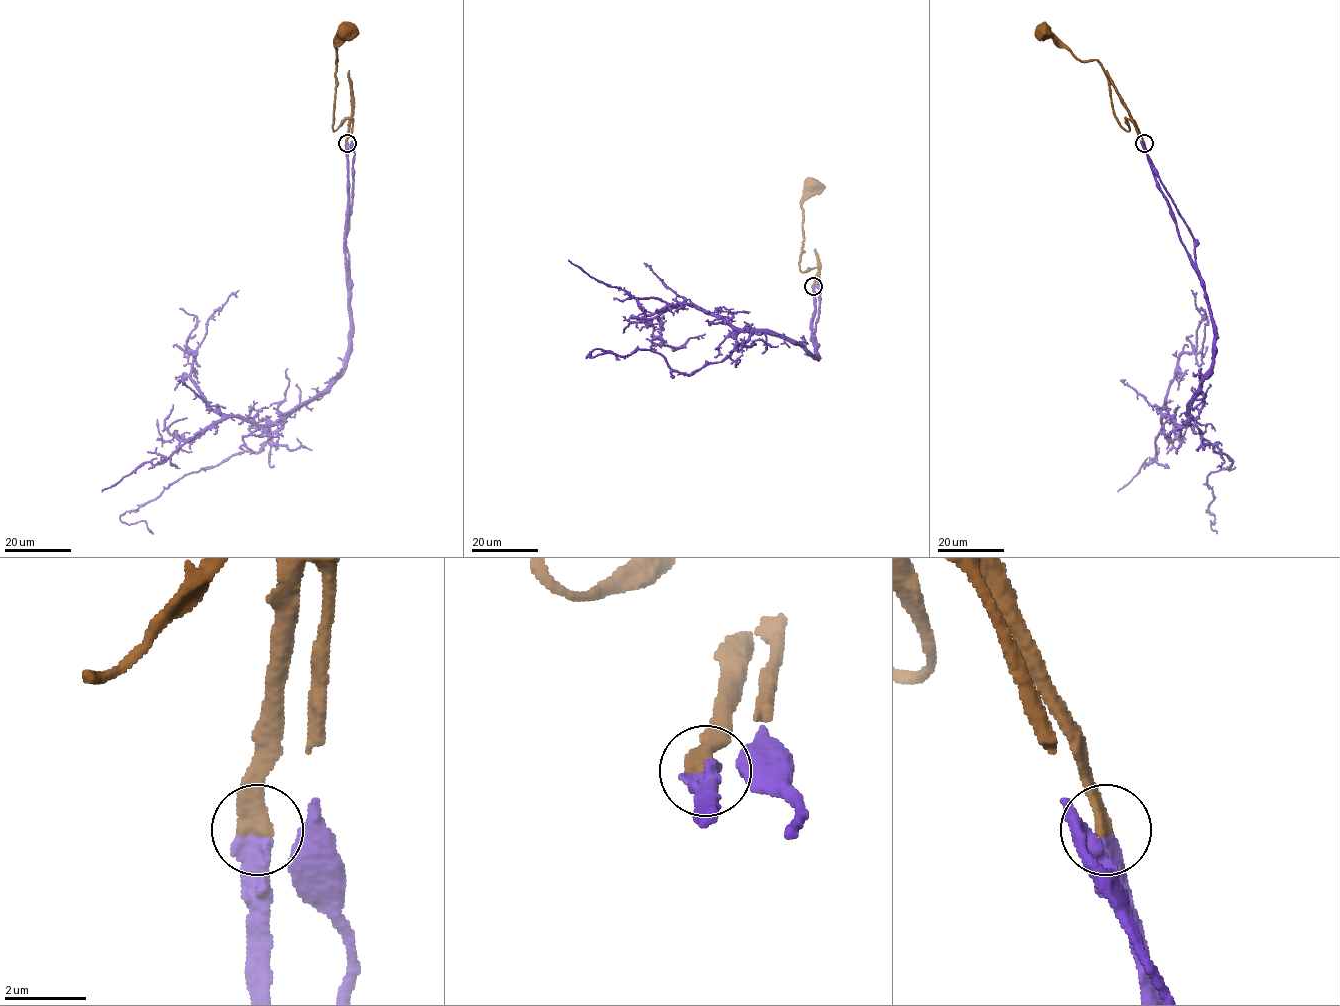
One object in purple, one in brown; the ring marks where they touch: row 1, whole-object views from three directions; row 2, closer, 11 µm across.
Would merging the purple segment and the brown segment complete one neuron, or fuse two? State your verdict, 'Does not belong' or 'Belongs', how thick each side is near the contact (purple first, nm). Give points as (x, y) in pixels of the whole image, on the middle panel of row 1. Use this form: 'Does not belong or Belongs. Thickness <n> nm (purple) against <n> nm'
Belongs. Thickness 280 nm (purple) against 400 nm

